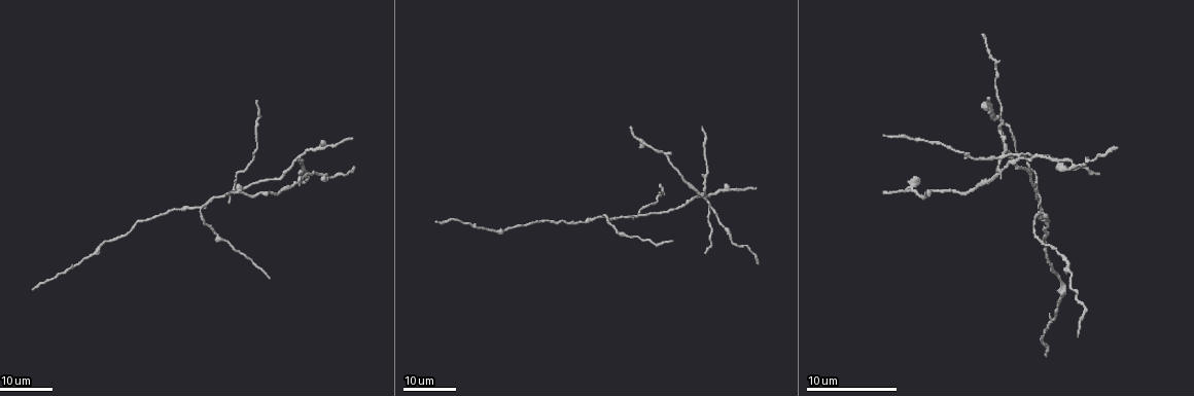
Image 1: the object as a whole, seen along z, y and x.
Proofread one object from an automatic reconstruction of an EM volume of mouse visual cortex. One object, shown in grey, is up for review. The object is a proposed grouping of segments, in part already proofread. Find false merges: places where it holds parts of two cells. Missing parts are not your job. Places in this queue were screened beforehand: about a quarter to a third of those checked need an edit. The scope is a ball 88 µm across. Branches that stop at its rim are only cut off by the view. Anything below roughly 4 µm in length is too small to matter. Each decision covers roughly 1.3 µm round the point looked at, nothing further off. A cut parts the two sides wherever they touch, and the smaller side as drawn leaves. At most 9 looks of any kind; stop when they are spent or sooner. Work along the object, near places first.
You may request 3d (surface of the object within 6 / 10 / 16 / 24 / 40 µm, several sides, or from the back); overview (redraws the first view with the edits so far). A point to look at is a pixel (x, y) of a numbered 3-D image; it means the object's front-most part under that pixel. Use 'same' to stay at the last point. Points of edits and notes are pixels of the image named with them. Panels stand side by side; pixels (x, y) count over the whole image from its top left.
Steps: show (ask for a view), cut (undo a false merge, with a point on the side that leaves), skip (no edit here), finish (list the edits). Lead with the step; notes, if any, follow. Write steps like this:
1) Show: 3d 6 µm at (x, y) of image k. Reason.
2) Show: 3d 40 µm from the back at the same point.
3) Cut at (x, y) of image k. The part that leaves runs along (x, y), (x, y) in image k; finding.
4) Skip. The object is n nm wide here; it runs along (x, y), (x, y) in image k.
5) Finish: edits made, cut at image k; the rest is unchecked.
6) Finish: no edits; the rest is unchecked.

Show: 3d 16 µm at (260, 181) of image 1. Thick turns thin.

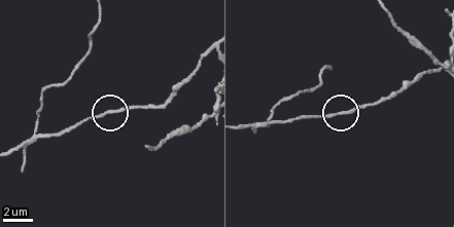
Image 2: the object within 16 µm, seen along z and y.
Show: 3d 6 µm at (104, 114) of image 2.

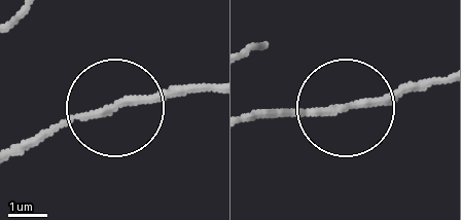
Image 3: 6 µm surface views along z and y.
Skip. All the same cell.

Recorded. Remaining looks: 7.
Show: 3d 24 µm at (640, 214) of image 1. Small branch off a trunk.

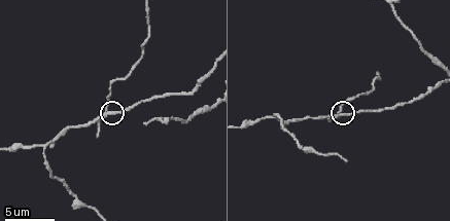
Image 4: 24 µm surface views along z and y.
Show: 3d 10 µm at (337, 114) of image 4.

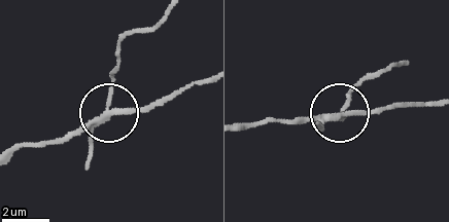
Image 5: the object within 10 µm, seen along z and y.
Cut at (112, 87) of image 5. 3 arms meet here; the part that leaves runs along (104, 116), (122, 42), (161, 19) in image 5; a second cell is stuck on.

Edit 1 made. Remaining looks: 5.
Show: overview.

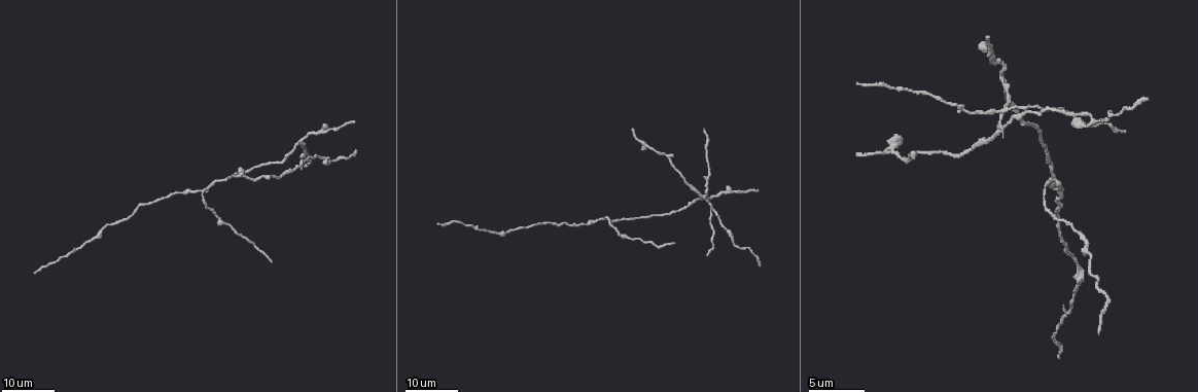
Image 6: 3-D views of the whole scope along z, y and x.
Show: 3d 16 µm at (204, 190) of image 6. Three-way junction.

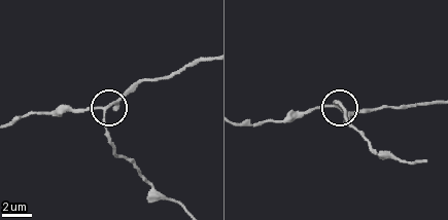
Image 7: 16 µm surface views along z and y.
Show: 3d 10 µm at (106, 108) of image 7. Closer look.

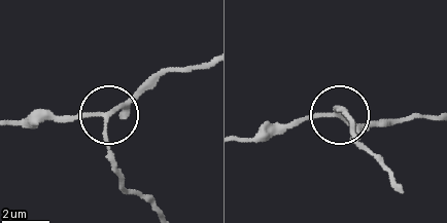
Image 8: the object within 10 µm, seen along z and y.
Skip. 3 arms meet here; it runs along (193, 67), (160, 71), (112, 108), (106, 149), (112, 171) in image 8; one cell here.

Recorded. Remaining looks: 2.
Finish: edits made, cut at image 5; the rest is unchecked.

